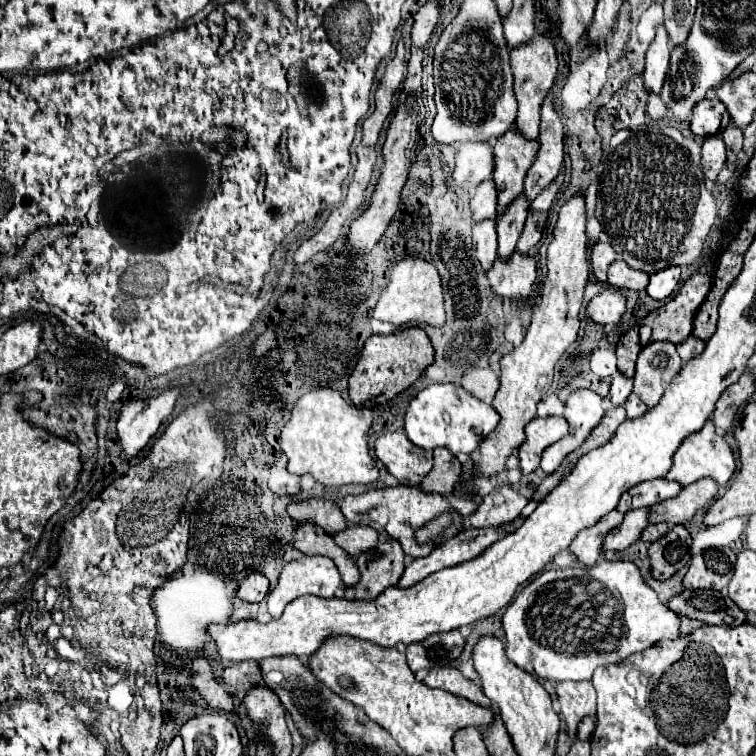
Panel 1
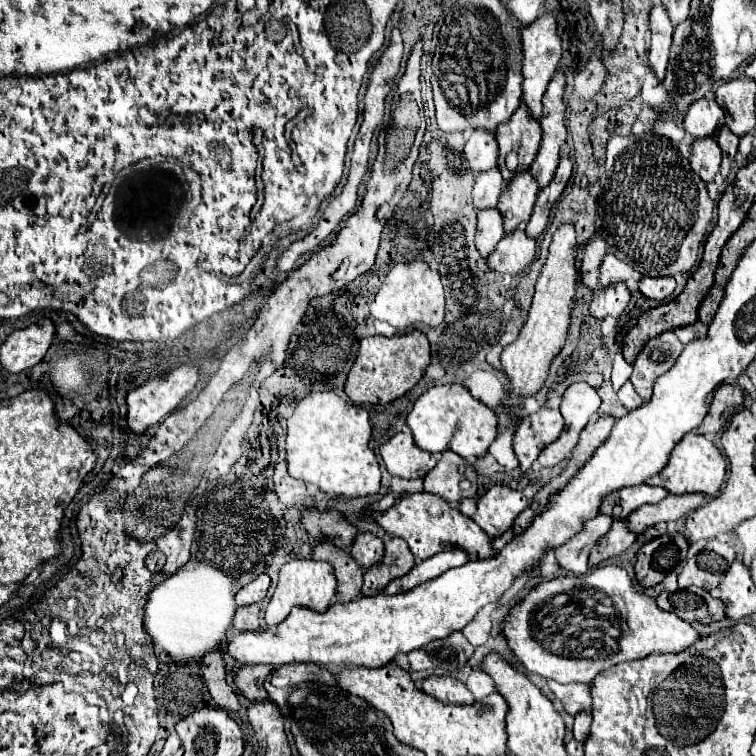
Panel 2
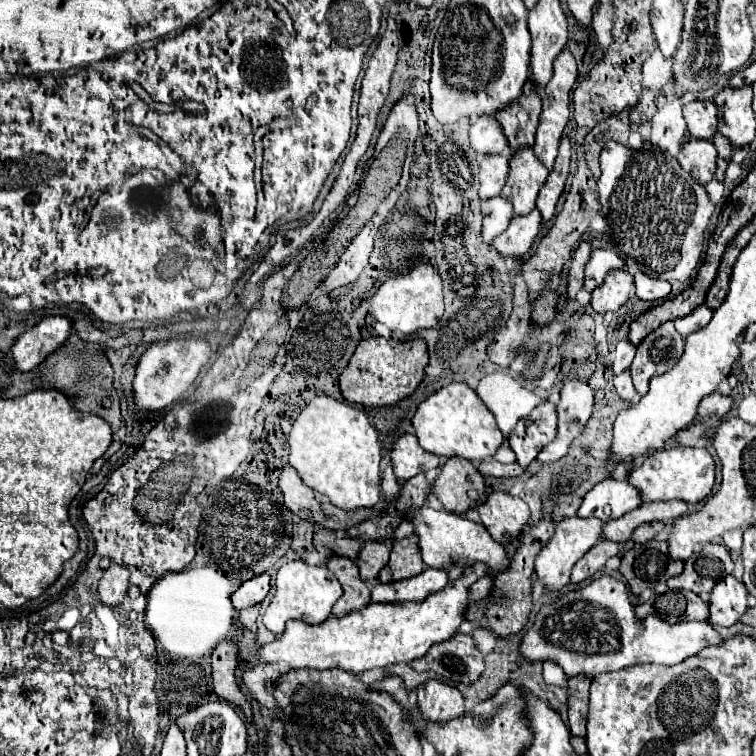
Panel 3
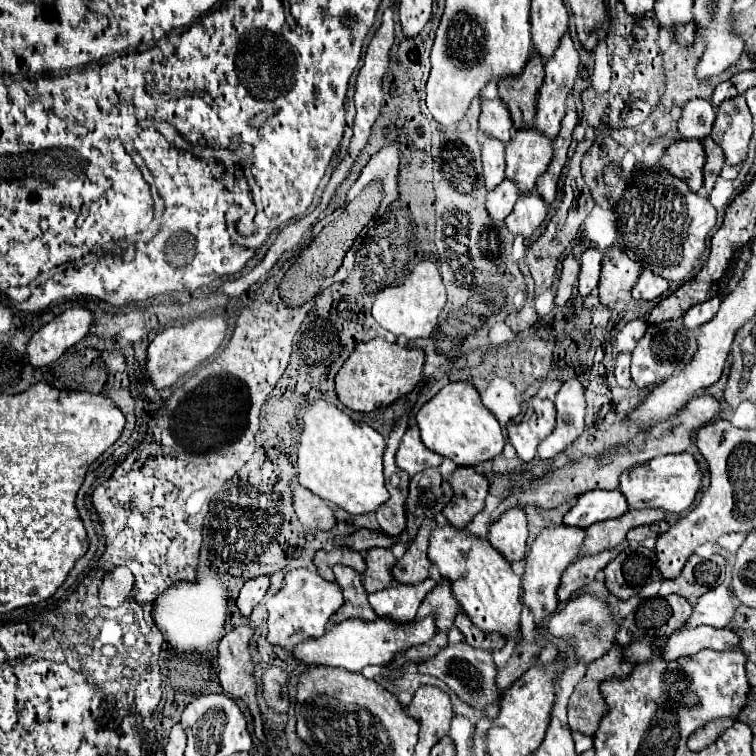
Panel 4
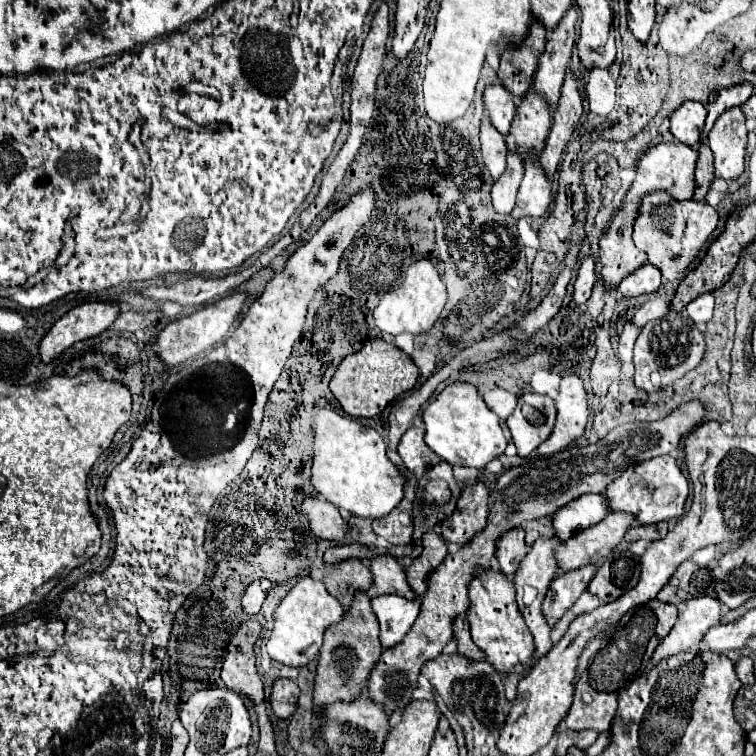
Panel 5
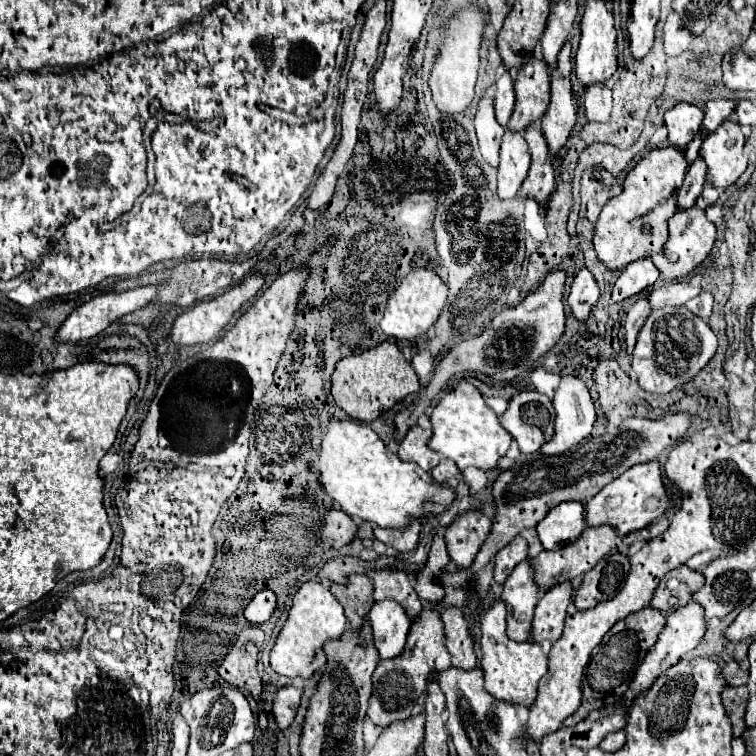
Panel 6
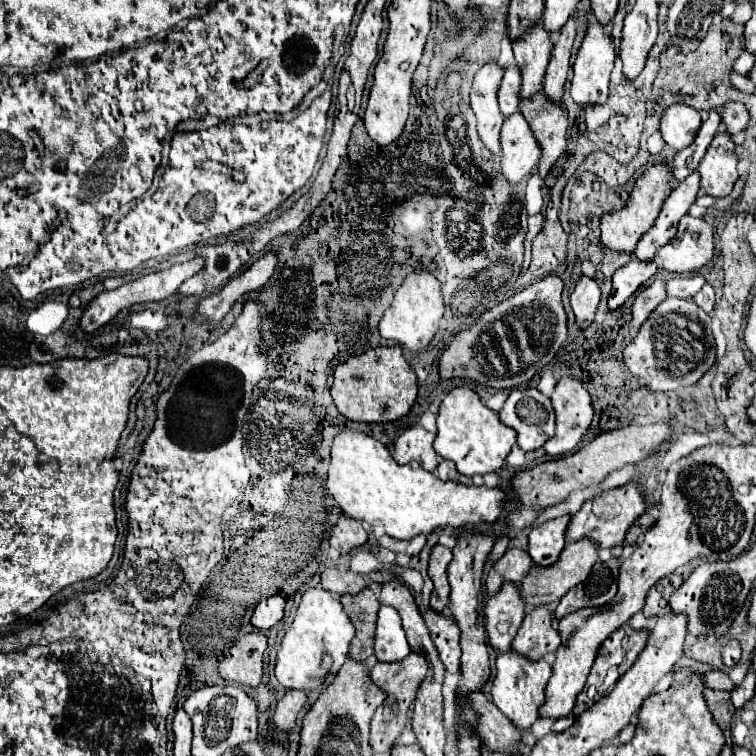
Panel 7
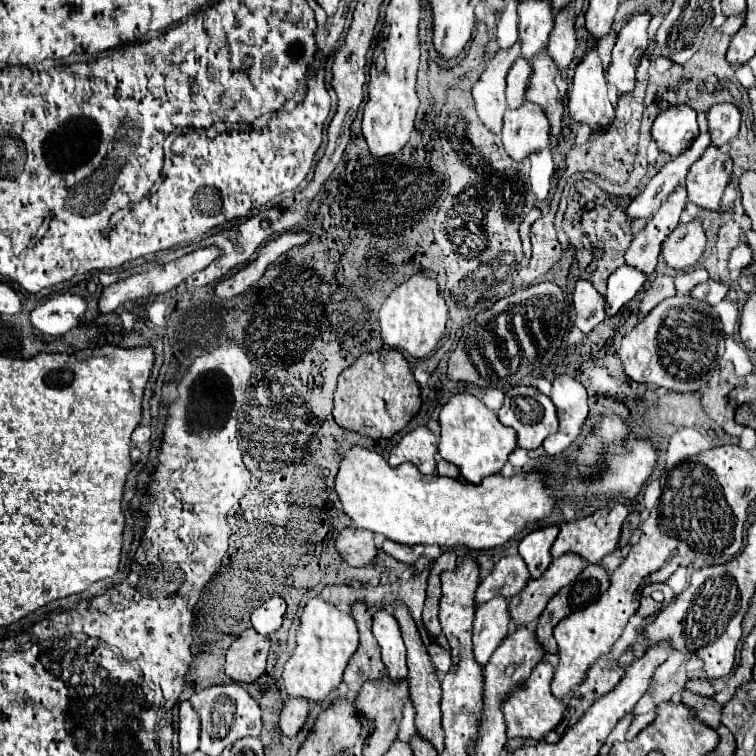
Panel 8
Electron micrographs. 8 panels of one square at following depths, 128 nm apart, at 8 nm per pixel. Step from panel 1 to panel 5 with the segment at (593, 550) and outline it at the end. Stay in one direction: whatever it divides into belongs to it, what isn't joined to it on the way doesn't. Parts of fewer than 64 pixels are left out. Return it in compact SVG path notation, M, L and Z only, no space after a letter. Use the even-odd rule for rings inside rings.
M540 538L534 542L534 546L530 548L530 552L524 556L524 560L520 562L518 570L516 570L516 576L514 576L514 588L516 588L516 602L518 602L518 608L524 616L524 622L530 630L530 634L534 636L534 644L536 644L536 656L544 656L552 644L550 644L550 630L548 624L544 624L544 614L540 612L542 608L542 600L546 596L546 590L548 590L548 584L550 580L556 576L556 560L554 560L554 548L562 544L560 540L556 538Z

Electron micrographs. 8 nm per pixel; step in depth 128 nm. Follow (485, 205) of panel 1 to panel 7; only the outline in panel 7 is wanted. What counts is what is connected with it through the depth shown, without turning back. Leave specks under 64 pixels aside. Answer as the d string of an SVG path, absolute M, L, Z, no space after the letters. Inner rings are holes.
M490 60L476 72L470 88L470 104L478 120L478 134L486 144L486 148L492 150L494 154L500 152L498 138L500 138L500 126L504 120L496 98L502 76L504 76L504 68L496 60Z

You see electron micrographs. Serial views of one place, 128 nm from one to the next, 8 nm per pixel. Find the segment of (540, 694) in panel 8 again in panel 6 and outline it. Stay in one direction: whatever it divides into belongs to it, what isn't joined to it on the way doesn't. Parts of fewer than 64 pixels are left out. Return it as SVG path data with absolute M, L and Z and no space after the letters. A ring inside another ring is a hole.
M496 600L492 608L480 618L482 628L482 668L486 676L486 690L502 702L510 702L514 706L526 706L530 708L538 696L538 682L548 672L548 658L544 656L540 644L534 642L514 642L508 640L504 628L506 620L506 608Z

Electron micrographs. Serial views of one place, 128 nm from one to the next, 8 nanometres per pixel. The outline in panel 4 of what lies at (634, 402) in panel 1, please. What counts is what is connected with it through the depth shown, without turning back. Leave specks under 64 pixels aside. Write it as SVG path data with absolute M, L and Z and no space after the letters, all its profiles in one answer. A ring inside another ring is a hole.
M620 352L616 356L616 380L620 386L630 388L632 386L632 378L630 378L630 352Z

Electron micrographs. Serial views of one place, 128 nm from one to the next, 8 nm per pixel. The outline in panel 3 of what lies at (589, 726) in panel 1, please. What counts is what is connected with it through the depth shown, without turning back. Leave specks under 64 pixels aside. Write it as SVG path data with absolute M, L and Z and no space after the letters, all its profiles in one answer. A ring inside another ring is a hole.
M586 674L568 680L568 724L574 736L586 736L586 716L588 716L588 690L590 678Z

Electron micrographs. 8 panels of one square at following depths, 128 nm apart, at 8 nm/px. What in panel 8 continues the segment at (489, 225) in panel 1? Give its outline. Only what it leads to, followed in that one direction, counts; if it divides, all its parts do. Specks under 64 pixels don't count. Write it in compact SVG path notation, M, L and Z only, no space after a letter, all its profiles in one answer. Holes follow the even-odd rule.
M524 102L516 110L508 110L502 126L502 142L510 158L524 160L534 150L550 144L550 122L544 110L534 102Z

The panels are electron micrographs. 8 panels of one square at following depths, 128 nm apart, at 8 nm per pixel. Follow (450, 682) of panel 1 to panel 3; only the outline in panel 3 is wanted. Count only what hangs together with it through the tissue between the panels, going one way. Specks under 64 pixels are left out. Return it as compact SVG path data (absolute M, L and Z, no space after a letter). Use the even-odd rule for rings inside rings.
M440 680L424 682L416 688L416 692L418 692L420 718L426 722L442 724L442 722L462 716L462 712L464 712L462 694L456 688L440 682Z

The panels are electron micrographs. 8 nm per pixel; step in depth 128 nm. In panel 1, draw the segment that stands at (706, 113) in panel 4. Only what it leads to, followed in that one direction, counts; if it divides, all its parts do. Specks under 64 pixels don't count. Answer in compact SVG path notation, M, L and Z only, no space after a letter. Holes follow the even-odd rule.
M700 100L700 104L696 104L696 108L692 108L692 116L690 116L690 130L696 136L708 138L714 134L720 134L726 126L730 124L730 116L728 110L724 108L724 104L720 100Z

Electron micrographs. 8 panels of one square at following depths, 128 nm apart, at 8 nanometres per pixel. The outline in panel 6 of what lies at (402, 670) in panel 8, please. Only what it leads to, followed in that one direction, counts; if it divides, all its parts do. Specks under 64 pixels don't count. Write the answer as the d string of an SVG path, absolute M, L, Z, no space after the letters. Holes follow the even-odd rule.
M382 600L372 606L368 614L372 622L374 644L382 660L390 660L400 656L406 644L406 636L410 630L410 622L406 612L394 600Z

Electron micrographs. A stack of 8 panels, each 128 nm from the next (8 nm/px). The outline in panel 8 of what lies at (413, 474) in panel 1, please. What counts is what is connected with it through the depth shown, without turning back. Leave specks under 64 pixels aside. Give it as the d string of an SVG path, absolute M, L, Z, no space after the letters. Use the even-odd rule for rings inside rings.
M418 426L412 432L408 432L390 450L388 464L396 468L404 462L412 462L422 474L434 474L436 472L436 460L434 460L436 450L438 450L436 436L426 426Z

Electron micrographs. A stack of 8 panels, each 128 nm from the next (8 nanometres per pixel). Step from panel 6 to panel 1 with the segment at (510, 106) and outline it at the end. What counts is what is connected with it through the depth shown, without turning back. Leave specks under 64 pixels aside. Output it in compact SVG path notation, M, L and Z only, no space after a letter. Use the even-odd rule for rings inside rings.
M464 142L456 154L454 180L460 188L474 190L494 170L494 154L488 142Z

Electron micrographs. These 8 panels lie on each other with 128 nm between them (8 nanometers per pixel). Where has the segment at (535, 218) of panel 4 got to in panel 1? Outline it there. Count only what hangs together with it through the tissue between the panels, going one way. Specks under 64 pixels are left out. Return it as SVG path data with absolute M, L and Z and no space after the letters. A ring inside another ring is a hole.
M514 250L510 258L500 258L488 270L492 290L506 300L528 298L536 282L536 260L530 254Z

